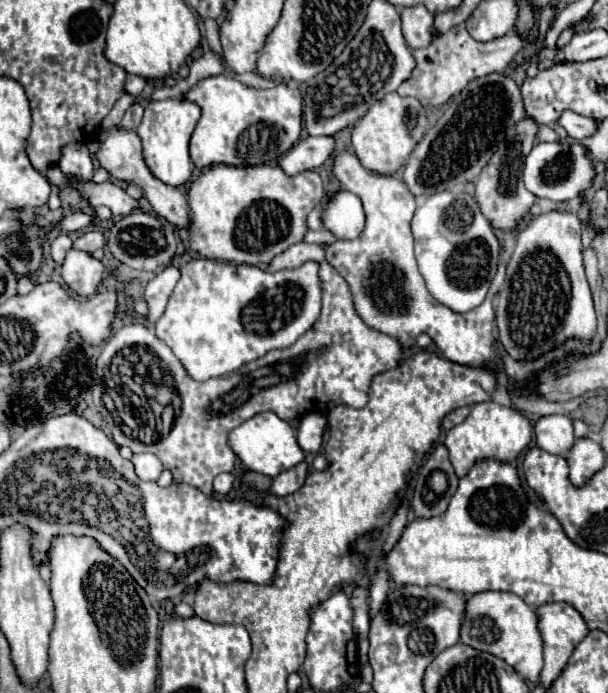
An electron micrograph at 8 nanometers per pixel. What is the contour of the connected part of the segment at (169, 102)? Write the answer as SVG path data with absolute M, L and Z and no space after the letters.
M187 91L179 97L169 97L161 101L149 101L143 119L137 127L137 135L143 141L143 157L157 179L167 185L183 185L191 179L191 157L189 139L201 117L201 107L187 97Z

